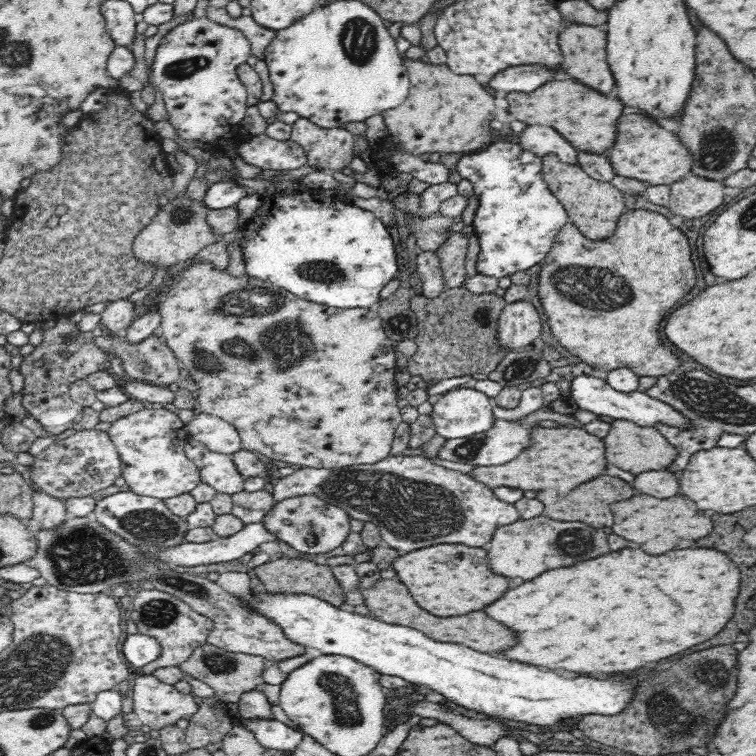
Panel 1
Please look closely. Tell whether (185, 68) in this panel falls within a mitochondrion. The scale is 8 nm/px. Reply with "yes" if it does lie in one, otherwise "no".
yes

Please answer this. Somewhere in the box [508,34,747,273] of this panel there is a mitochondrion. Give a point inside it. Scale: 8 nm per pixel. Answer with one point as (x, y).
(718, 148)

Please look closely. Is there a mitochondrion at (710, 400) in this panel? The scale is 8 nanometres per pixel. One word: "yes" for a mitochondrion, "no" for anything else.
yes

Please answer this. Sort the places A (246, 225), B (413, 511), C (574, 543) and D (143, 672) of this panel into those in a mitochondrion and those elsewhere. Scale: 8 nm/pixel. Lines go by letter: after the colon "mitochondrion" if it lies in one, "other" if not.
A: other
B: mitochondrion
C: mitochondrion
D: other

